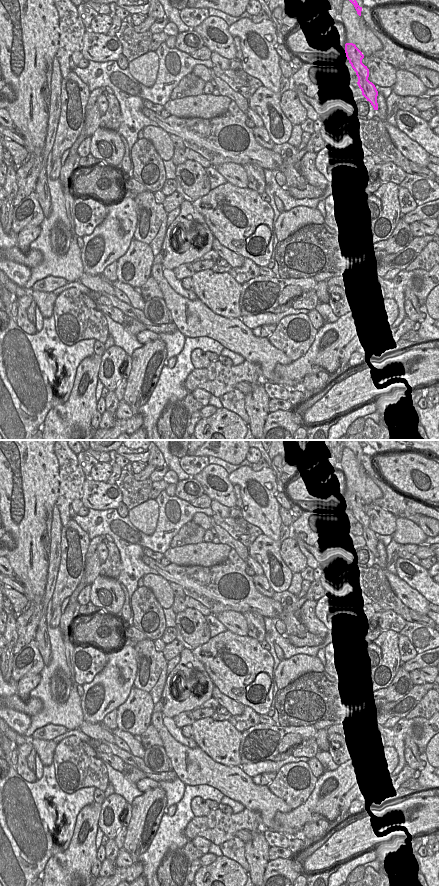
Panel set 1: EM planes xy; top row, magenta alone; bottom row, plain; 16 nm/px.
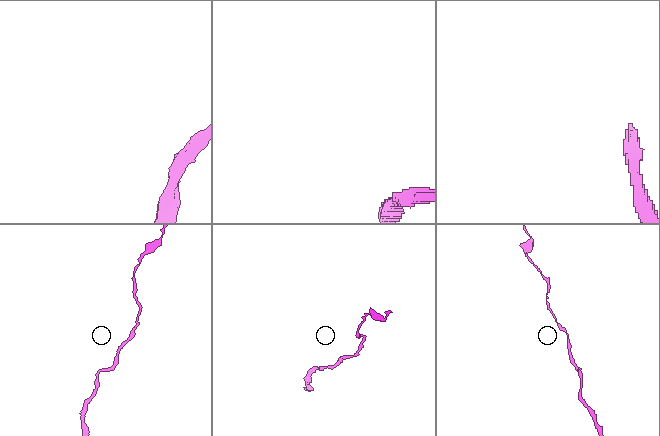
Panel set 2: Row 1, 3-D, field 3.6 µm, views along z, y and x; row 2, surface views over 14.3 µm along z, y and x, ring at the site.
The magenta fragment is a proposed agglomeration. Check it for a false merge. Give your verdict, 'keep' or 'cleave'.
keep

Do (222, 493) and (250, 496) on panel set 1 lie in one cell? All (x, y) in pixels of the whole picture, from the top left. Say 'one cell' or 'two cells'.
two cells

